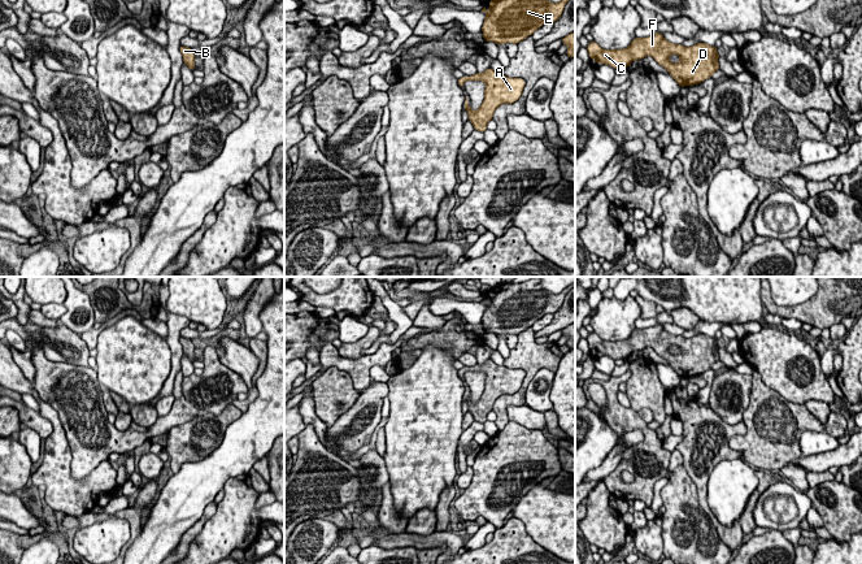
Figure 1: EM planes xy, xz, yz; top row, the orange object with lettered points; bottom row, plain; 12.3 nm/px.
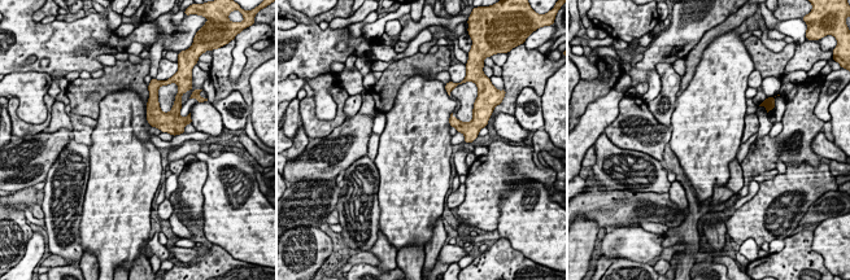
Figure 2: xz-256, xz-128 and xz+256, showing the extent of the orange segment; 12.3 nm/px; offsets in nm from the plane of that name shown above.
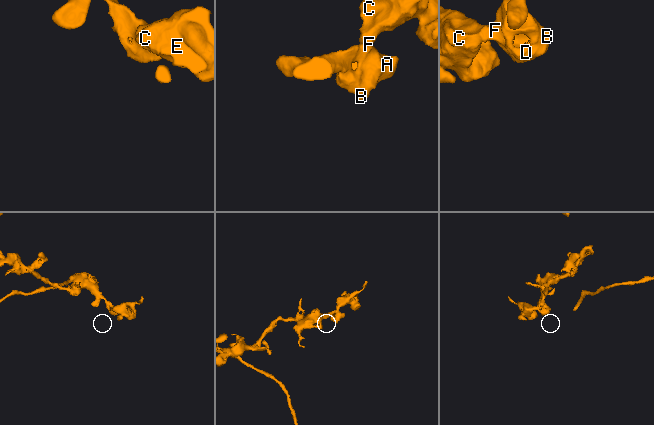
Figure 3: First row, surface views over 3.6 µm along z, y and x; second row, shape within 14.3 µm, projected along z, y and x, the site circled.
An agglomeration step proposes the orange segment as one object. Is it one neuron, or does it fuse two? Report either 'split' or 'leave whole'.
leave whole

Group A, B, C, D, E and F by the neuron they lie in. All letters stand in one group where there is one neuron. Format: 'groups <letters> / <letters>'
groups A B C D E F

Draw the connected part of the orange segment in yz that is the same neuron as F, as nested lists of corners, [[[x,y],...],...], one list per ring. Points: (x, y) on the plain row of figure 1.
[[[661,324],[635,329],[627,339],[604,340],[596,333],[587,337],[589,350],[614,360],[628,359],[634,351],[652,347],[663,357],[680,378],[693,377],[709,370],[719,361],[717,338],[697,334],[692,338],[672,335]]]

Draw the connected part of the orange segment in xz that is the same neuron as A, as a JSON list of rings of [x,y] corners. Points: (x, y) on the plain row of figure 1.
[[[488,359],[484,364],[458,369],[457,374],[460,378],[463,378],[466,372],[483,372],[486,374],[484,391],[478,402],[470,400],[470,395],[467,394],[469,389],[463,394],[469,412],[480,424],[487,421],[487,415],[493,409],[495,402],[502,395],[517,392],[524,378],[524,370],[500,366],[492,359]]]

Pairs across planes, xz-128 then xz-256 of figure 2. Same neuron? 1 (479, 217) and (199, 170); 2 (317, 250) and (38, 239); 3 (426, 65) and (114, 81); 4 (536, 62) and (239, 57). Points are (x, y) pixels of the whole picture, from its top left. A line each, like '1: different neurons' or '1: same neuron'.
1: same neuron
2: different neurons
3: same neuron
4: different neurons

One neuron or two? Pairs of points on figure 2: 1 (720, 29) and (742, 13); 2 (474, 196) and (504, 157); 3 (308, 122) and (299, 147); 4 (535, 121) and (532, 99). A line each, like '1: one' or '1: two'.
1: one
2: one
3: two
4: one

